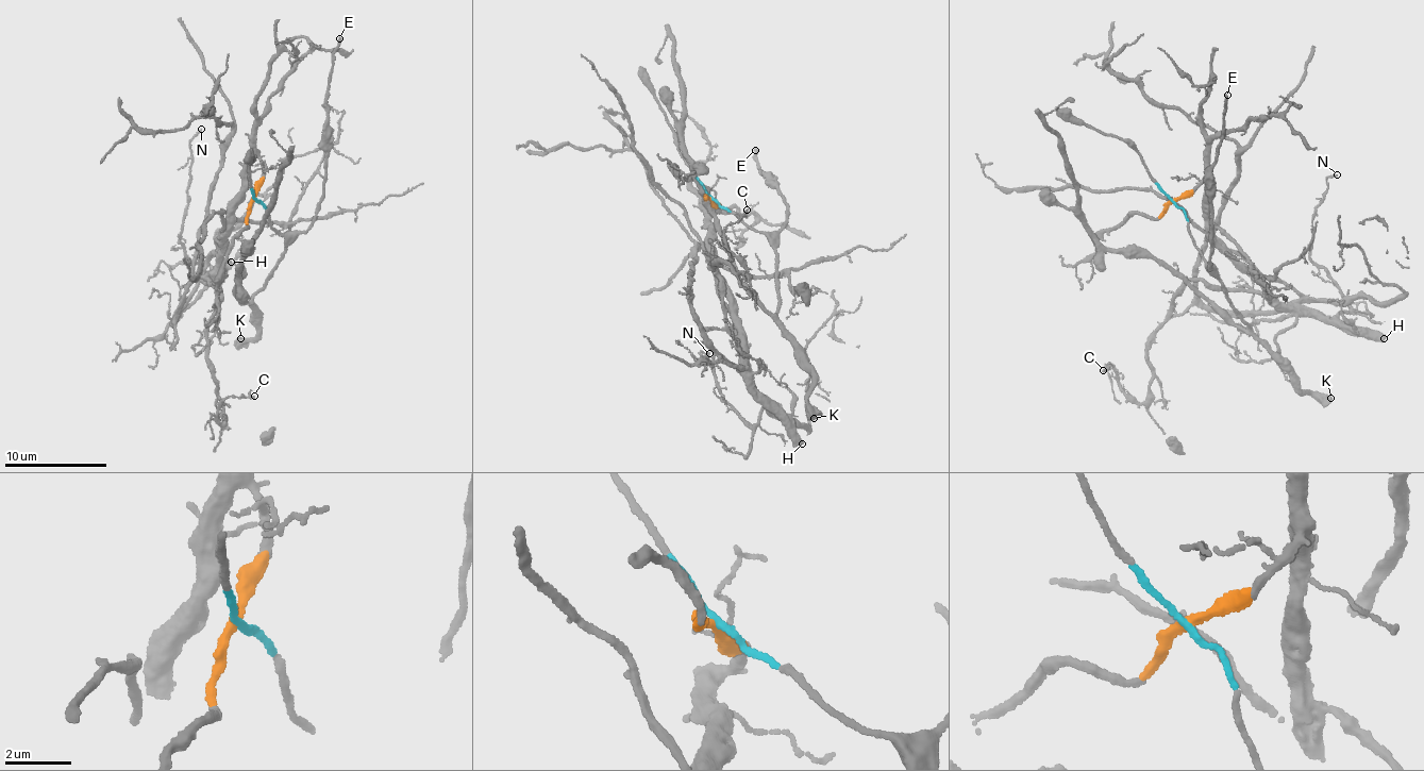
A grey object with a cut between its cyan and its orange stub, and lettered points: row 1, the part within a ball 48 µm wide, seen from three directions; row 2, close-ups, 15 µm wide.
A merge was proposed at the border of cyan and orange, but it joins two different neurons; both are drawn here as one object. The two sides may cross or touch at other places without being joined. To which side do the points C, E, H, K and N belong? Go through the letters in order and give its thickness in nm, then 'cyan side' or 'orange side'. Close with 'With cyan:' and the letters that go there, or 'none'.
C: 180 nm thick; orange side
E: 200 nm thick; cyan side
H: 500 nm thick; orange side
K: 550 nm thick; cyan side
N: 130 nm thick; orange side
With cyan: E, K

